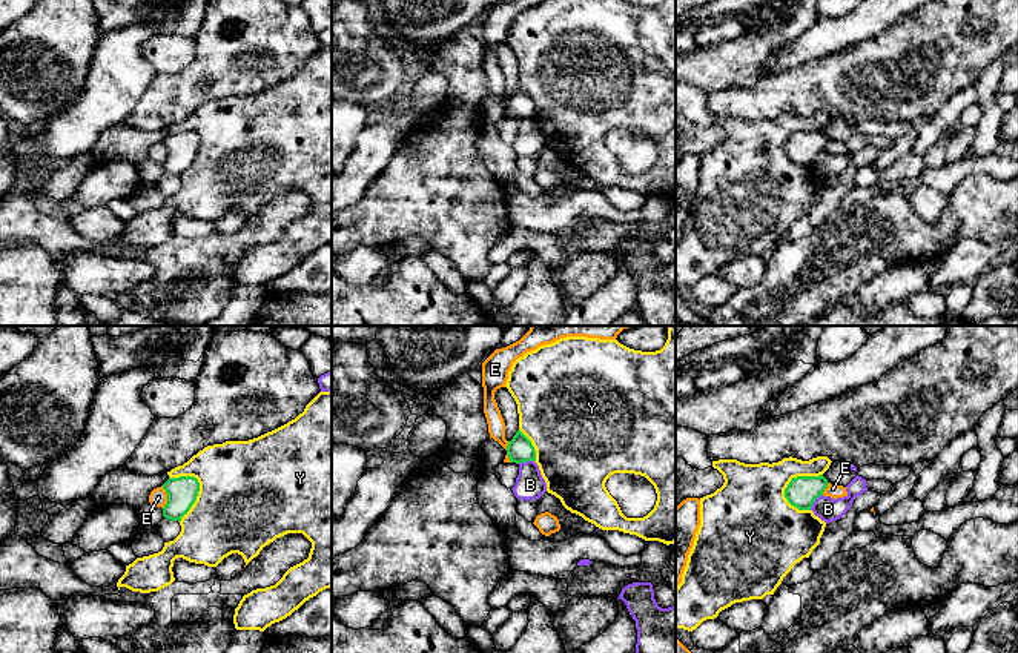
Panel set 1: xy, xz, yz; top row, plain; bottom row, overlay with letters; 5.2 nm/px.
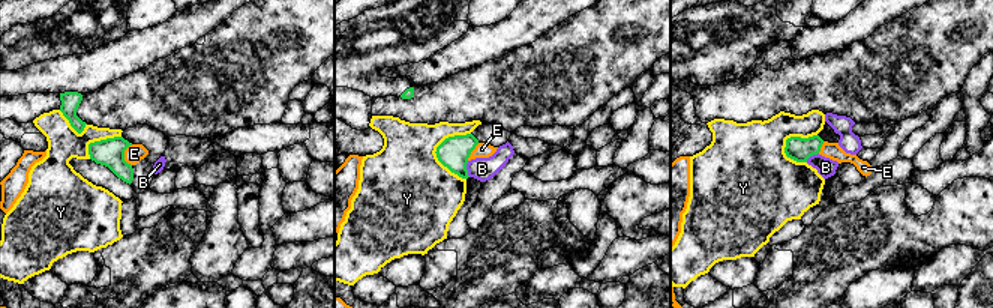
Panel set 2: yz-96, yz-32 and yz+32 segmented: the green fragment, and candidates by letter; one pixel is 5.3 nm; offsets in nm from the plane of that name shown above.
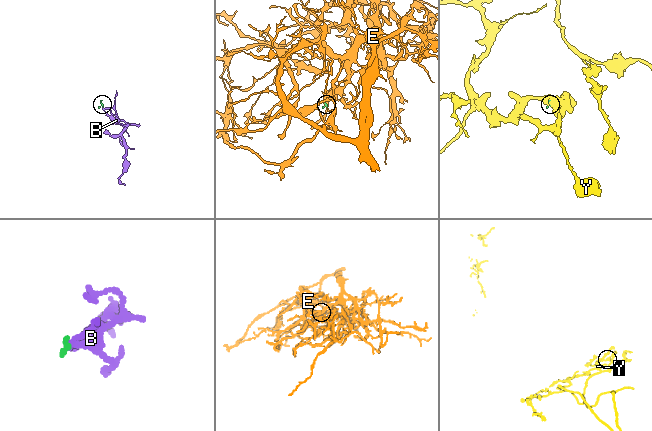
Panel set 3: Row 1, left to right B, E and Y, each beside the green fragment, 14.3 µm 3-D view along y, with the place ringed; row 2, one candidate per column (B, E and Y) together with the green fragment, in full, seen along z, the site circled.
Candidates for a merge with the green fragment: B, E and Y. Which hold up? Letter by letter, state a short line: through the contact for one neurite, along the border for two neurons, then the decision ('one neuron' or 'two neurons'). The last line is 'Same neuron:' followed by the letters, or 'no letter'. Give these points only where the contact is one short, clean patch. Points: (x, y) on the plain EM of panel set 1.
B: yz (822, 149), (809, 165) | two neurons
E: xy (161, 142), (166, 149), (166, 160), (163, 163) | two neurons
Y: two neurons
Same neuron: no letter

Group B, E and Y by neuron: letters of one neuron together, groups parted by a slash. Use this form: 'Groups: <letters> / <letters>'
Groups: B / E / Y

